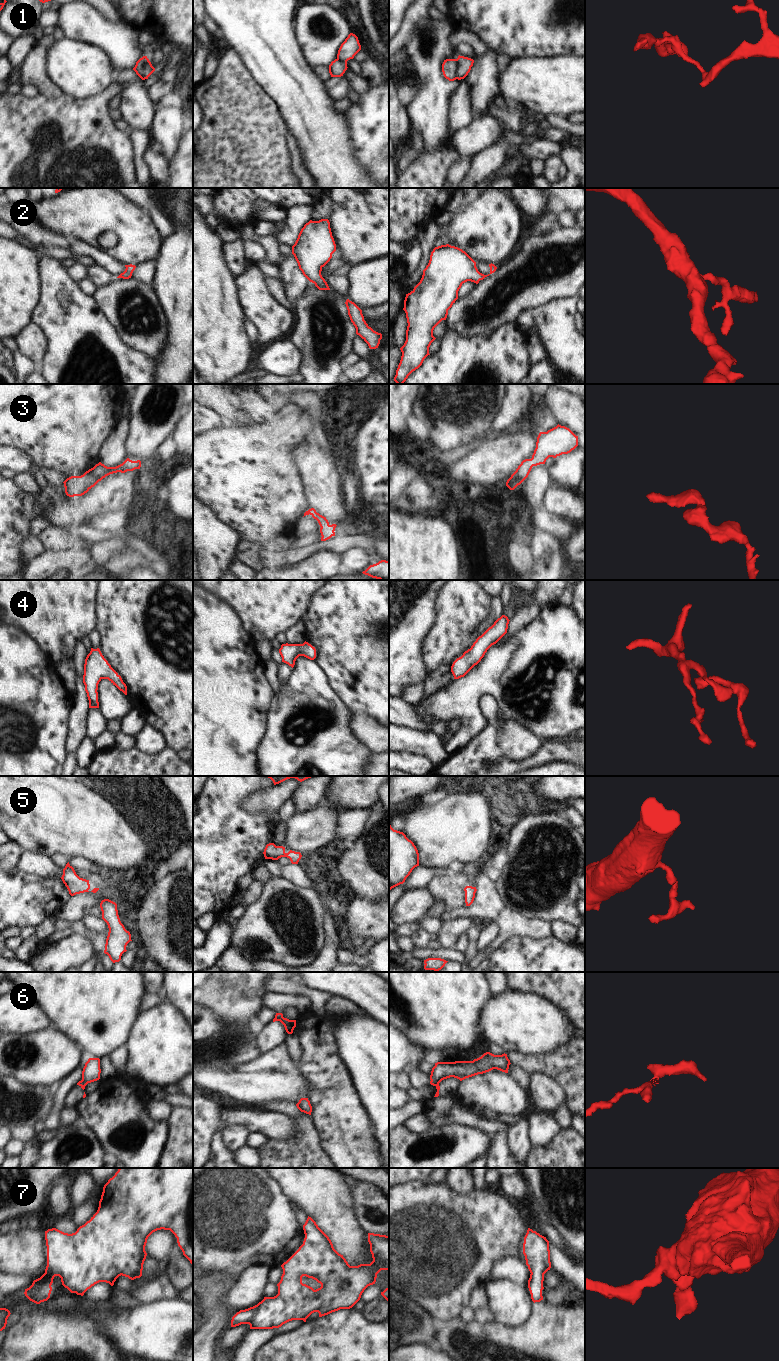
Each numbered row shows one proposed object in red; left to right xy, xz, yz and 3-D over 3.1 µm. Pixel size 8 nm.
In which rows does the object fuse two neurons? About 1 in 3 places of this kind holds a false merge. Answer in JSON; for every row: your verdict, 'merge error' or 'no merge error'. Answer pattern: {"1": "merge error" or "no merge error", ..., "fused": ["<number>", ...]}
{"1": "merge error", "2": "no merge error", "3": "no merge error", "4": "no merge error", "5": "no merge error", "6": "merge error", "7": "no merge error", "fused": ["1", "6"]}

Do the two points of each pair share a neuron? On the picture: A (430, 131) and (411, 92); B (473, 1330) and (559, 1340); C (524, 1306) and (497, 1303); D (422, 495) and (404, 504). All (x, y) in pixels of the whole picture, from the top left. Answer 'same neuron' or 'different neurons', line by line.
A: different neurons
B: same neuron
C: same neuron
D: same neuron

